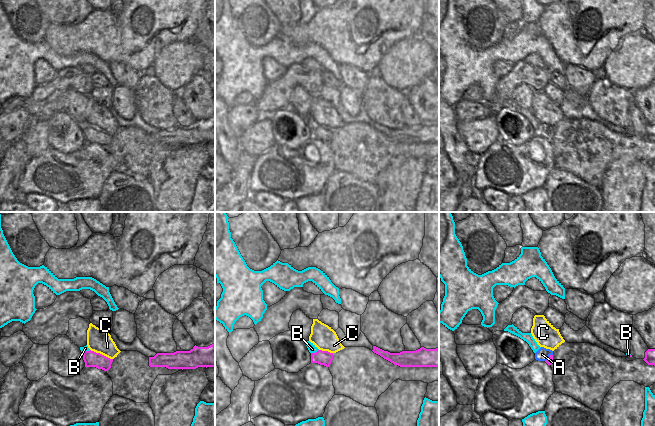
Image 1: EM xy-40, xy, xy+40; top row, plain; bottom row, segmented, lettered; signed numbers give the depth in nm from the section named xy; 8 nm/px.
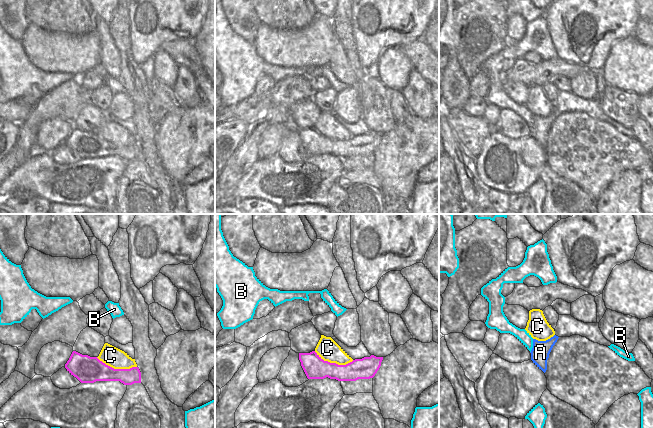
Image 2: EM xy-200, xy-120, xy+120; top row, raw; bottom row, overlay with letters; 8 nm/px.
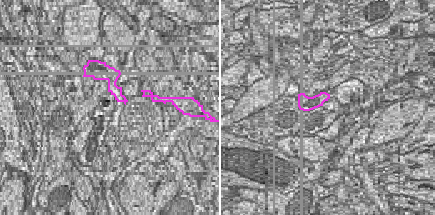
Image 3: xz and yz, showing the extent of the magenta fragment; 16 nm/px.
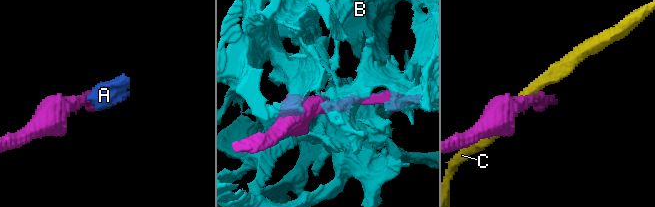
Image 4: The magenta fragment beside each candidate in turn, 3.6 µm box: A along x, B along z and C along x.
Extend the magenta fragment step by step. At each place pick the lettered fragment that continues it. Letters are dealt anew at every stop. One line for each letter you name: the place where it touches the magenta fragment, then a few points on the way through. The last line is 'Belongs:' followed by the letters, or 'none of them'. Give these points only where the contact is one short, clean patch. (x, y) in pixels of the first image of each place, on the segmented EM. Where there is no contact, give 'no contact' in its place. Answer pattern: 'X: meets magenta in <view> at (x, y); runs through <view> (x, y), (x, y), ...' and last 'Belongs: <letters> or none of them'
Belongs: none of them

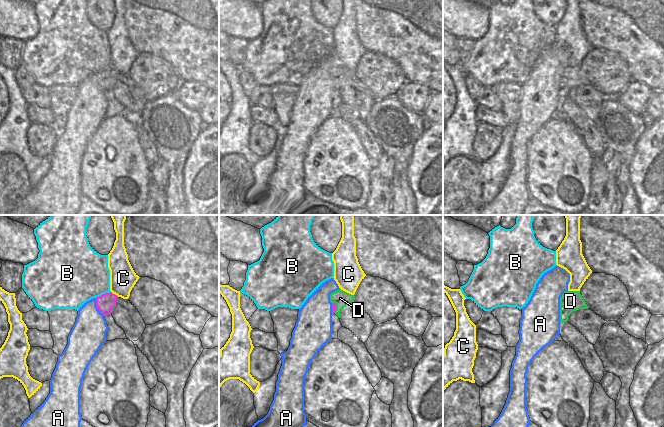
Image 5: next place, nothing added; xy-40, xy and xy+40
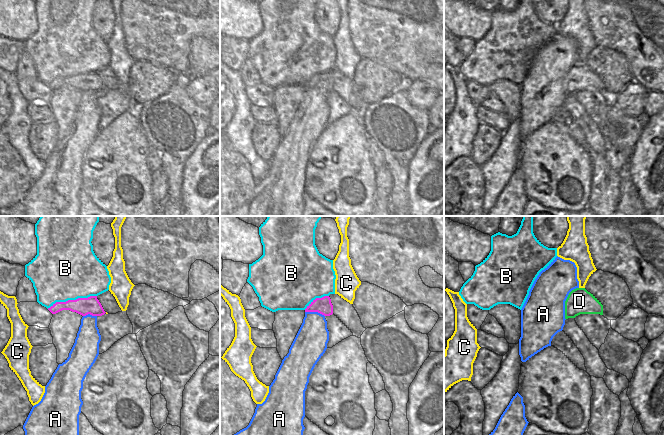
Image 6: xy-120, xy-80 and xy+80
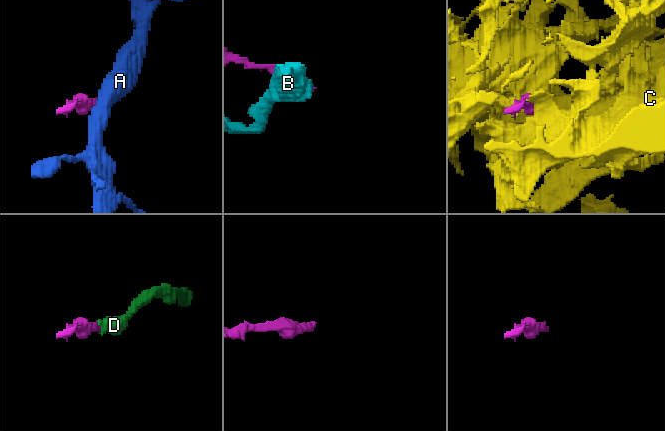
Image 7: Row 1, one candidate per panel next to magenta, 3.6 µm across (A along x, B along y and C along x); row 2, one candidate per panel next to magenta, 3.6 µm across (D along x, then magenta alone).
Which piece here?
D: meets magenta in xy at (335, 307); runs through xy (333, 304), (335, 307), (340, 298)
Belongs: D

